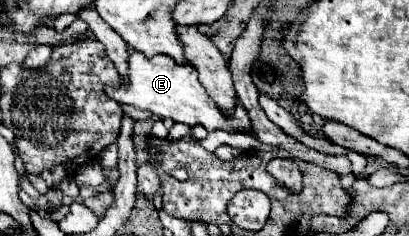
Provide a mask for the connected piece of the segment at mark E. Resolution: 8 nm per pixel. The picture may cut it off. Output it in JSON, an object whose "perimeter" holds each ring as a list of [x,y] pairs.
{"perimeter":[[[129,48],[127,66],[129,66],[127,82],[121,80],[119,86],[105,88],[107,96],[117,100],[119,104],[131,104],[135,108],[149,110],[151,114],[157,114],[159,118],[171,118],[175,122],[183,122],[189,126],[203,124],[207,130],[221,128],[227,132],[237,132],[237,130],[251,132],[251,118],[245,112],[245,108],[239,104],[235,108],[235,116],[225,118],[221,114],[221,110],[217,108],[217,104],[213,104],[213,100],[209,100],[203,84],[197,78],[197,70],[193,66],[177,64],[171,56],[165,56],[165,54],[147,58],[143,52],[133,50],[133,48]]]}

